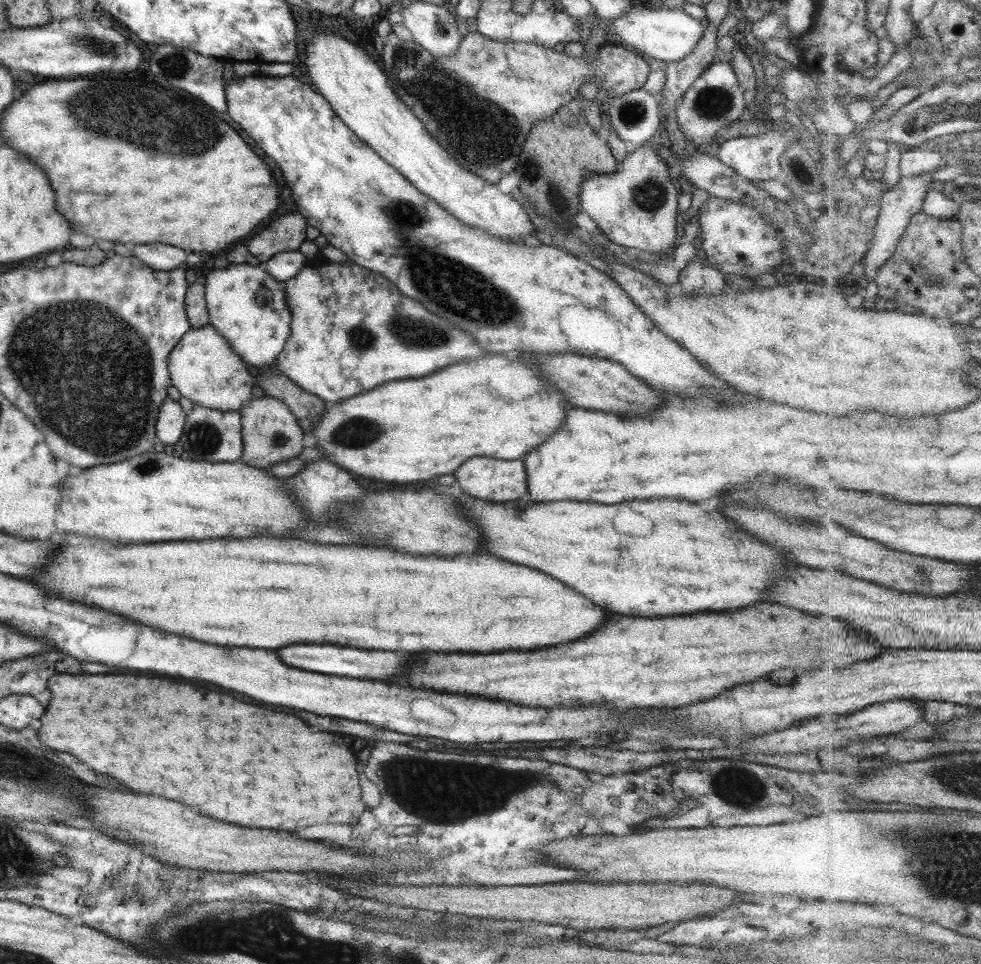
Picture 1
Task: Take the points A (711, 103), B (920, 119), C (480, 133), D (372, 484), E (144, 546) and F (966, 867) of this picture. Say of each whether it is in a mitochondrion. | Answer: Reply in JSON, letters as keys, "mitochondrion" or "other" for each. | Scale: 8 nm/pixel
{"A":"mitochondrion","B":"mitochondrion","C":"mitochondrion","D":"other","E":"other","F":"mitochondrion"}

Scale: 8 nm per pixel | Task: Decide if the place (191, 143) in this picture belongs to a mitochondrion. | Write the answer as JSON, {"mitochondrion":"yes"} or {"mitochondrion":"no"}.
{"mitochondrion":"yes"}

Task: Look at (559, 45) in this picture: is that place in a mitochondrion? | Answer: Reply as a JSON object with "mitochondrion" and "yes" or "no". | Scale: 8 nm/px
{"mitochondrion":"no"}

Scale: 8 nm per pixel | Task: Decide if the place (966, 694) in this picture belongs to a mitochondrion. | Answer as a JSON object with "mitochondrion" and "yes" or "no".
{"mitochondrion":"no"}

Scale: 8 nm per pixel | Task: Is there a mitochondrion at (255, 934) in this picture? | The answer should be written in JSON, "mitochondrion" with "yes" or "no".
{"mitochondrion":"yes"}

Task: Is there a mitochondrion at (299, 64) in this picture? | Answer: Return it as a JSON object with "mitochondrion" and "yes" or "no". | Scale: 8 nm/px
{"mitochondrion":"no"}

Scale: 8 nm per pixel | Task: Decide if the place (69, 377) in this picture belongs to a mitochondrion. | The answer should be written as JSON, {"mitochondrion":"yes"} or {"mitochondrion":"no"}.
{"mitochondrion":"yes"}

